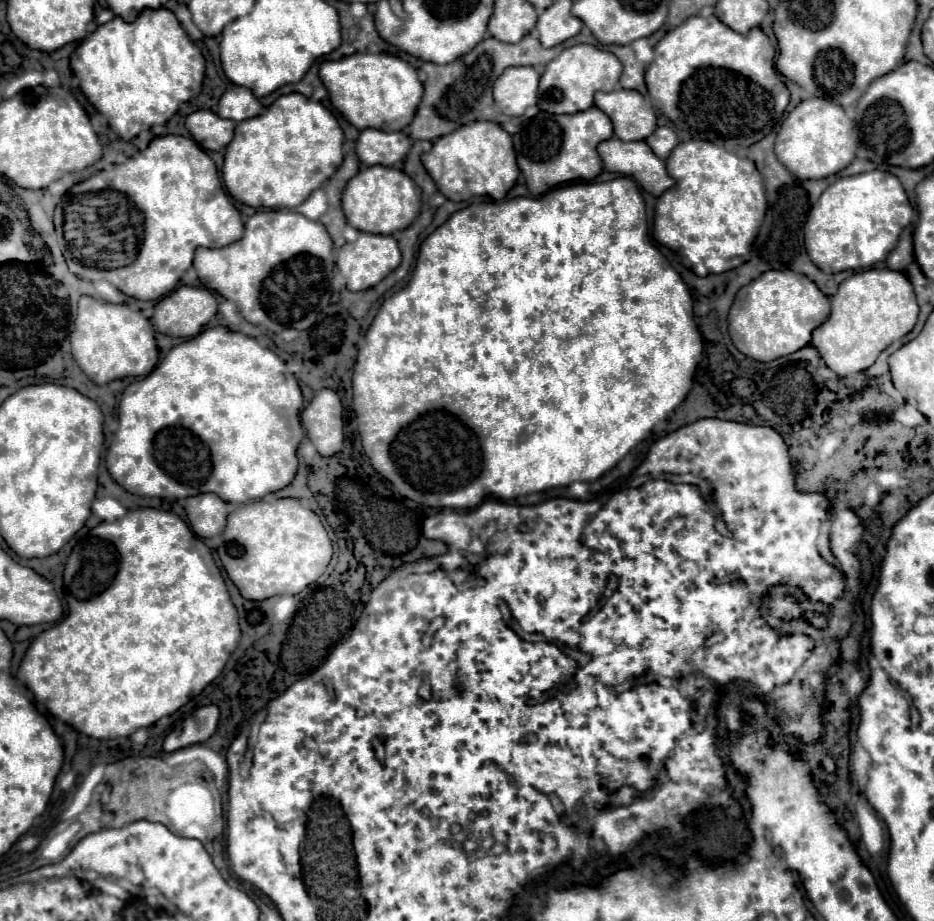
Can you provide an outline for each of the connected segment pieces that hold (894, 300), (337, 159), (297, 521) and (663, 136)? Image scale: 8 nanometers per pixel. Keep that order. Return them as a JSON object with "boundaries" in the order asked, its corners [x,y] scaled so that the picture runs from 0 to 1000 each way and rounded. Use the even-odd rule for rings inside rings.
{"boundaries":[[[[952,291],[922,293],[900,306],[896,319],[890,324],[890,343],[873,356],[868,374],[894,406],[909,408],[928,402],[956,369],[975,360],[982,341],[980,317],[967,295]]],[[[305,102],[297,106],[282,126],[273,126],[273,130],[260,130],[260,135],[252,137],[252,148],[241,165],[239,178],[239,198],[245,211],[264,224],[271,226],[316,226],[320,224],[335,206],[344,204],[357,187],[367,176],[367,141],[361,135],[361,128],[342,111],[327,106],[324,102]]],[[[273,543],[245,558],[234,606],[260,649],[286,651],[299,645],[320,645],[337,632],[357,606],[357,591],[342,560],[322,543]]],[[[708,137],[708,139],[703,139],[691,154],[697,156],[697,163],[699,163],[706,172],[712,174],[712,172],[718,167],[718,163],[723,161],[723,156],[725,156],[725,148],[723,148],[723,143],[721,143],[718,139]]]]}

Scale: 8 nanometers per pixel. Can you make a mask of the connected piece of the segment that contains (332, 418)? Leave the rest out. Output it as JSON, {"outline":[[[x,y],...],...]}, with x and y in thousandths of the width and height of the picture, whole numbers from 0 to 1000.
{"outline":[[[357,423],[339,426],[333,439],[322,447],[322,458],[344,495],[365,491],[369,478],[367,439]]]}

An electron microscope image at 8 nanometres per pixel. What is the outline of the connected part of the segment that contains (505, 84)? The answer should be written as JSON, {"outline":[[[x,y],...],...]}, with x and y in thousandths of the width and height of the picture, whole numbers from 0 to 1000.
{"outline":[[[569,72],[543,74],[530,89],[530,113],[543,126],[560,126],[566,115],[575,113],[577,78]]]}

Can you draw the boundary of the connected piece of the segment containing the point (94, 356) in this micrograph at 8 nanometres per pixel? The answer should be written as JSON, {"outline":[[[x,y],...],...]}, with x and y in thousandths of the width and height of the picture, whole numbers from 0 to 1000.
{"outline":[[[87,321],[85,326],[80,358],[76,360],[76,382],[85,400],[102,417],[115,417],[136,408],[157,408],[170,391],[166,358],[151,339],[134,330],[117,330],[97,321]]]}

